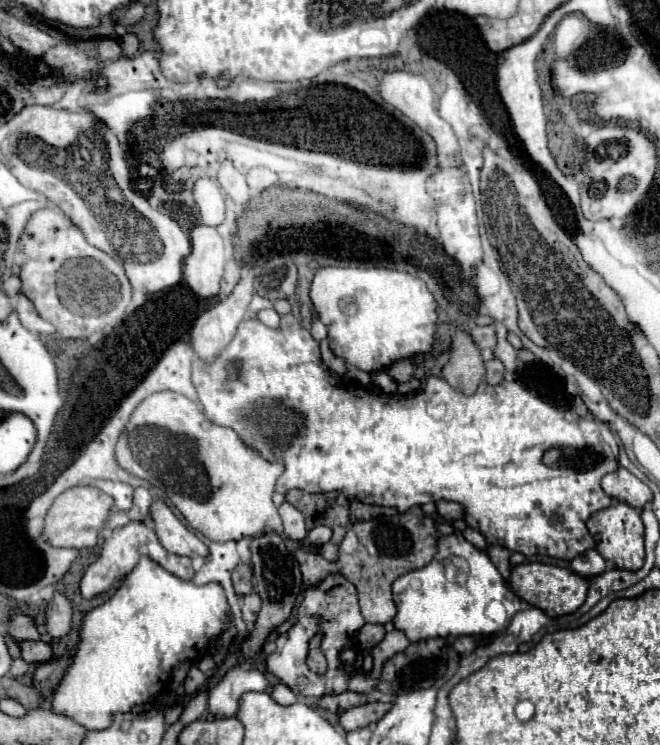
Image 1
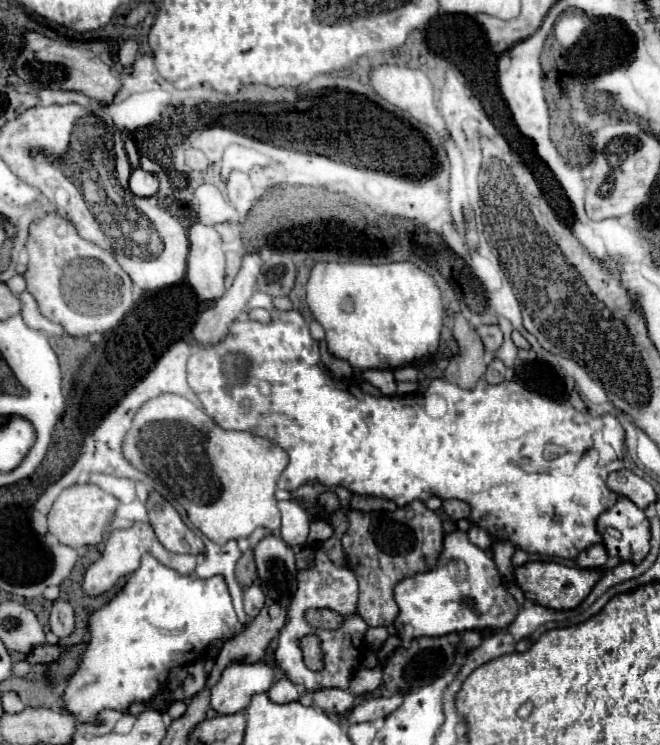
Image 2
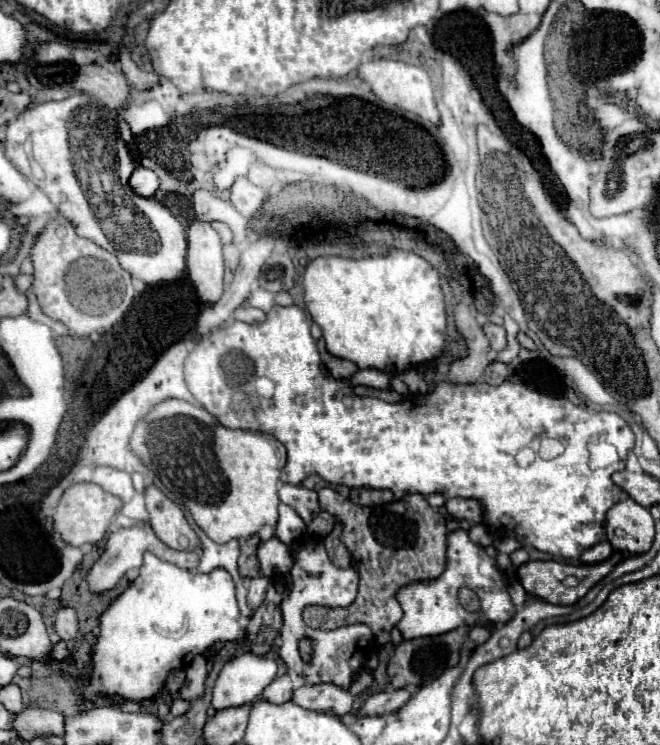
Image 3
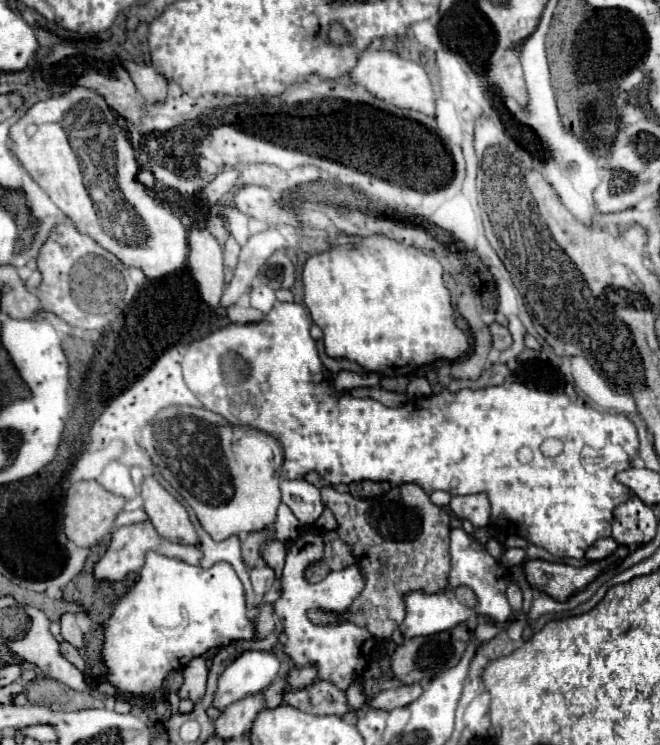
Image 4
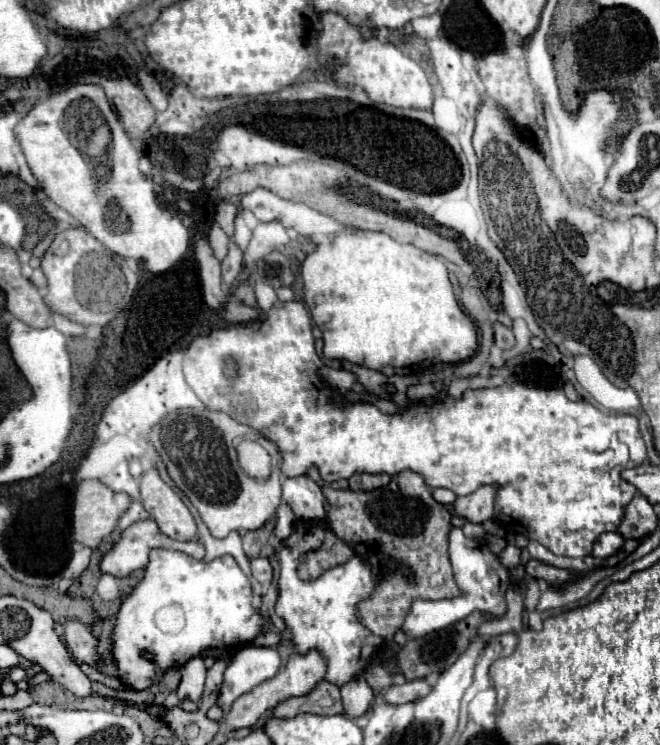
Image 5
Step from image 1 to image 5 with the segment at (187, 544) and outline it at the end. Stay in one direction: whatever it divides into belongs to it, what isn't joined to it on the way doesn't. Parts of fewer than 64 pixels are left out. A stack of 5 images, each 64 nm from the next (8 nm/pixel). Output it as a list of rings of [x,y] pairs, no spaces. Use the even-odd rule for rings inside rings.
[[[156,468],[142,474],[142,504],[158,522],[160,530],[176,540],[196,538],[196,522],[182,498],[160,478]]]

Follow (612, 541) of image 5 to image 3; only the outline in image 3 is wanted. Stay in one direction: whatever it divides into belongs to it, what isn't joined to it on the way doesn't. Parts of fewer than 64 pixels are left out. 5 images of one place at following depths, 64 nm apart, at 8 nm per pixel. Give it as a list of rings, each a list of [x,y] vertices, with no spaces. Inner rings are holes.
[[[604,540],[604,542],[594,544],[592,548],[584,550],[584,554],[582,554],[580,560],[582,560],[584,564],[596,564],[596,562],[604,562],[604,560],[608,560],[608,558],[612,556],[612,552],[614,552],[612,544],[610,544],[608,540]]]

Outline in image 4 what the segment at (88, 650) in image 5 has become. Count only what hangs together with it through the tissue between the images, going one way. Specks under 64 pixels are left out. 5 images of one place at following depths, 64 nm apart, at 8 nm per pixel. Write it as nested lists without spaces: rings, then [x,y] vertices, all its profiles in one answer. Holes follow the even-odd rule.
[[[64,614],[62,620],[60,620],[60,626],[62,626],[62,636],[64,636],[64,640],[70,642],[72,646],[76,646],[78,650],[84,650],[86,638],[84,638],[80,626],[76,624],[76,616],[74,616],[74,614]]]

